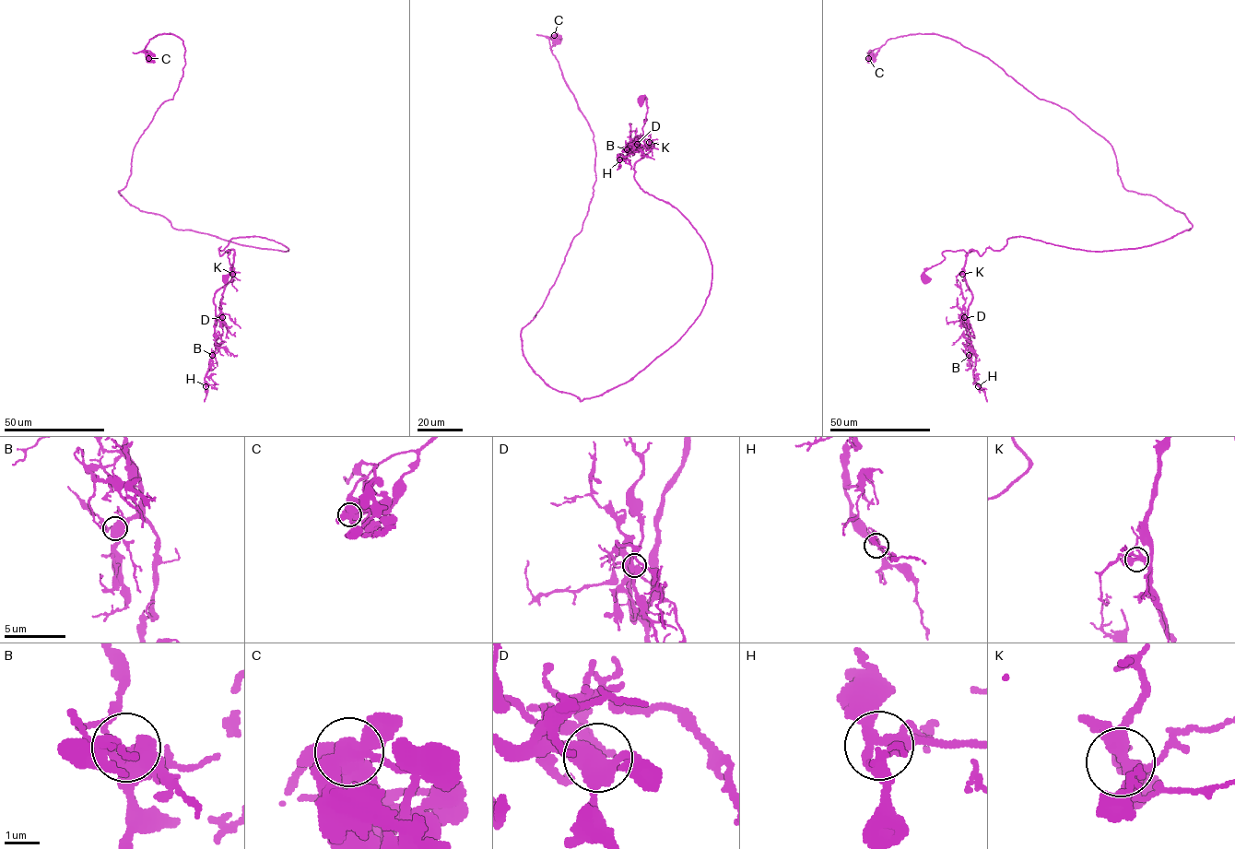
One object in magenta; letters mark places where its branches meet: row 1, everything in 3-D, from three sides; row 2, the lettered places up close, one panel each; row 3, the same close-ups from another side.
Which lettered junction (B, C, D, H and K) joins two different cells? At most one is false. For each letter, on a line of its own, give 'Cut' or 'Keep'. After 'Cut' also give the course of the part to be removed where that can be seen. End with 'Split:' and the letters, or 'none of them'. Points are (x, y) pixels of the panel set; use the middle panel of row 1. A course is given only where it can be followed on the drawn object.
B: Keep
C: Keep
D: Keep
H: Keep
K: Keep
Split: none of them

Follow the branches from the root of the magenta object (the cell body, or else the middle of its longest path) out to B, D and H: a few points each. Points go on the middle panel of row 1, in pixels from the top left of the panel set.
B: (641, 100), (647, 107), (643, 154), (651, 149), (649, 144), (628, 153), (629, 146), (629, 154), (627, 149)
D: (641, 100), (646, 100), (647, 107), (643, 154), (651, 149), (649, 144), (628, 153), (629, 143), (637, 144)
H: (641, 100), (643, 154), (651, 149), (649, 144), (628, 153), (629, 146), (619, 159)

